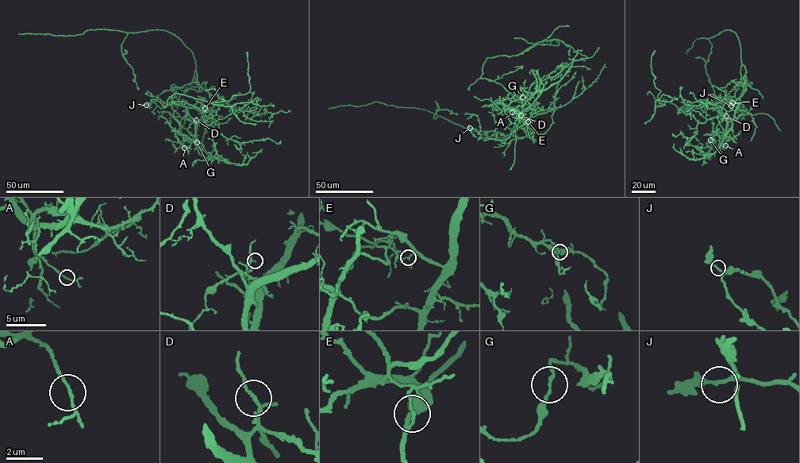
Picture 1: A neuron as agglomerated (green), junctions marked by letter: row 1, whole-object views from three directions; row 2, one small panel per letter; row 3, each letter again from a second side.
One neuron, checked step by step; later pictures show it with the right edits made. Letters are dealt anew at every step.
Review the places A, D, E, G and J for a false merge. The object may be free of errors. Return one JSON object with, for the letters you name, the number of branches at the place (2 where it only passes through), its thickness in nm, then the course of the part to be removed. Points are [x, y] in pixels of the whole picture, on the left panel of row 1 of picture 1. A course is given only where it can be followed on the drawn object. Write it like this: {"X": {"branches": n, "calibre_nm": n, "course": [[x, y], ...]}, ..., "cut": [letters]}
{"E": {"branches": 2, "calibre_nm": 120, "course": [[205, 108], [209, 96], [195, 80], [192, 52], [165, 30], [135, 32], [96, 28], [69, 36], [18, 33]]}, "cut": ["E"]}

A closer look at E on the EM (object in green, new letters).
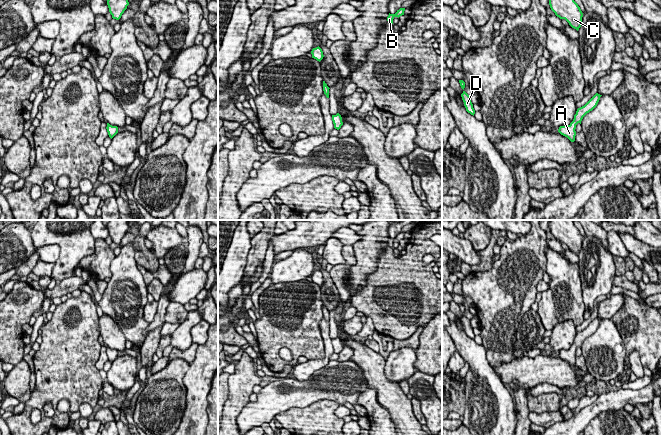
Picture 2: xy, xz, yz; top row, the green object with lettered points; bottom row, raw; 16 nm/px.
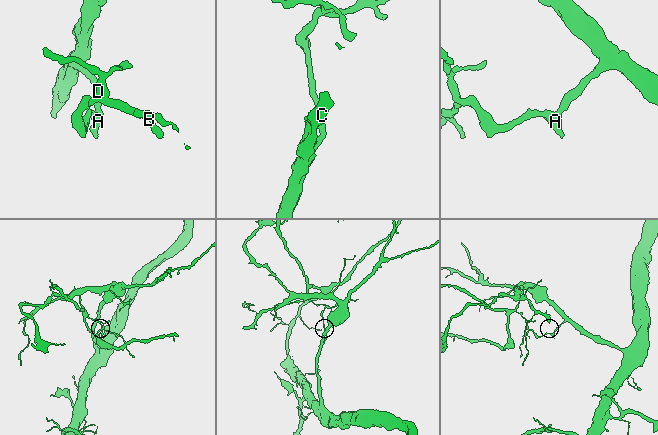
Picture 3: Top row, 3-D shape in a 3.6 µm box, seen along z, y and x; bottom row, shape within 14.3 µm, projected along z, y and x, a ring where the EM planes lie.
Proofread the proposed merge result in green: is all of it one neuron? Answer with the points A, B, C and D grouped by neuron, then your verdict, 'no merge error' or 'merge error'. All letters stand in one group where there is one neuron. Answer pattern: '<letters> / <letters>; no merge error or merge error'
A C / B D; merge error

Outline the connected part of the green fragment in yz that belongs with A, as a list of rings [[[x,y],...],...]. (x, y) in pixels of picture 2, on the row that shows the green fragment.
[[[596,93],[584,106],[580,107],[576,111],[576,120],[572,121],[568,126],[562,127],[560,132],[562,132],[571,142],[575,141],[576,136],[576,125],[581,124],[583,117],[592,111],[598,104],[600,97],[602,95]]]

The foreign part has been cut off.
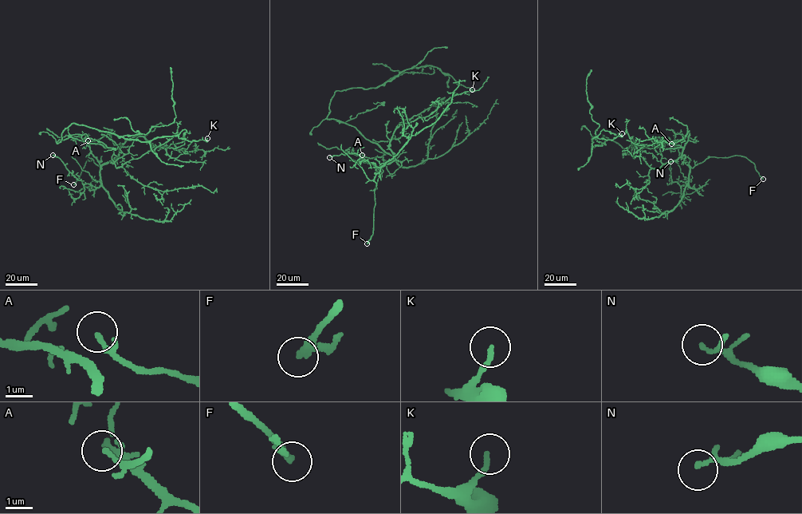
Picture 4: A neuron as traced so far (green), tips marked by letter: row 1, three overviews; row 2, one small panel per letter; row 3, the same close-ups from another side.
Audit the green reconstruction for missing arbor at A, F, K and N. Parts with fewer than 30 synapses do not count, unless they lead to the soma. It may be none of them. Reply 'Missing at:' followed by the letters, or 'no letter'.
Missing at: F

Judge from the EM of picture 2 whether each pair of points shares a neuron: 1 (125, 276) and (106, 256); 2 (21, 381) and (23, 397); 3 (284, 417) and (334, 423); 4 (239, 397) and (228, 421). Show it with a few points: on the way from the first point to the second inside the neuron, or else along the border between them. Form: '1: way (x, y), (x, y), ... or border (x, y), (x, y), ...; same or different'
1: border (115, 256), (110, 265), (110, 278); different
2: way (21, 385), (22, 393); same
3: way (296, 420), (322, 421); same
4: way (235, 403), (230, 415); same

